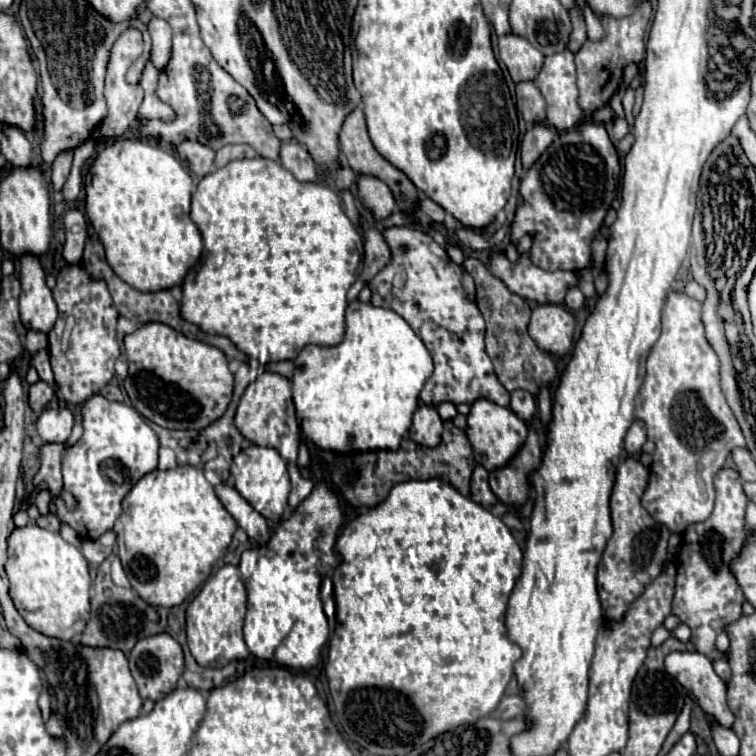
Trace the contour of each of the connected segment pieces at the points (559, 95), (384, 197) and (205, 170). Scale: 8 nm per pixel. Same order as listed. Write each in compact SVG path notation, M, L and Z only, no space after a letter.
M562 51L546 57L544 67L534 83L546 99L548 123L554 125L558 131L590 121L578 107L576 67L572 51Z
M372 175L358 177L358 199L376 219L386 219L394 209L394 197L388 185Z
M182 141L178 145L180 161L198 177L208 175L214 169L214 155L216 151L198 143L198 141Z

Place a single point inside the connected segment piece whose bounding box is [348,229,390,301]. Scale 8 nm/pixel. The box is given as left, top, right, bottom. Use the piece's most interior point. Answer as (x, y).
(376, 251)

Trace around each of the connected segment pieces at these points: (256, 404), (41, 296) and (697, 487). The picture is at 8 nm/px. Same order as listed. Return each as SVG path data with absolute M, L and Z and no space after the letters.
M266 371L258 375L256 381L252 381L236 409L234 423L238 431L250 439L252 443L260 447L272 447L280 451L282 459L288 463L294 463L298 457L298 437L300 437L300 425L296 421L294 413L294 403L292 403L292 393L290 393L290 381L278 373Z
M26 255L20 259L20 321L28 331L48 333L58 317L56 303L44 281L44 271L38 257Z
M668 293L662 311L662 333L652 345L646 359L646 377L636 395L634 419L642 421L648 429L648 439L656 443L652 455L650 481L642 495L642 507L652 519L666 525L672 533L682 535L690 523L698 523L710 517L714 507L714 475L720 471L734 447L746 449L746 439L734 413L730 411L726 397L720 387L720 361L716 351L710 347L704 323L702 323L702 303L688 297L686 293Z

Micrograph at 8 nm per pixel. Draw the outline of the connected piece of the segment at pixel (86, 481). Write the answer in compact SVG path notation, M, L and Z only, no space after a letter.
M92 395L82 405L84 433L82 437L66 449L62 457L62 489L70 491L78 499L78 509L68 511L62 497L54 495L54 513L40 515L34 523L38 527L60 531L62 525L70 525L80 539L98 539L114 527L114 521L122 513L122 499L134 487L134 483L146 473L154 471L158 465L158 437L138 415L136 409L104 399L102 395Z

